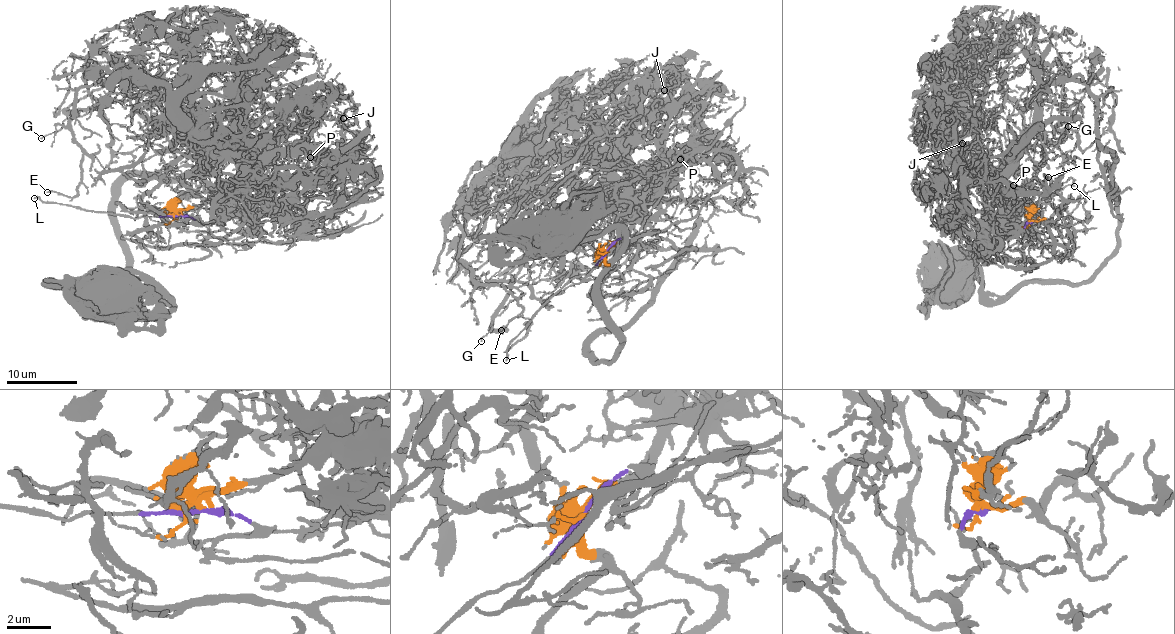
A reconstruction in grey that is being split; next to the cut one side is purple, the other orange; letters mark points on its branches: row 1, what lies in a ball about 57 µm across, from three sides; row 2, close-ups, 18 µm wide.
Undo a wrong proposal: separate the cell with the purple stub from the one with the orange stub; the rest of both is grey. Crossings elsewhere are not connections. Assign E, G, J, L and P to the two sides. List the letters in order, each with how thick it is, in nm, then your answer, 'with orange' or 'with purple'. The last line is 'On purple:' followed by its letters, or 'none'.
E: calibre 160 nm; with orange
G: calibre 110 nm; with orange
J: calibre 110 nm; with orange
L: calibre 150 nm; with purple
P: calibre 160 nm; with orange
On purple: L

